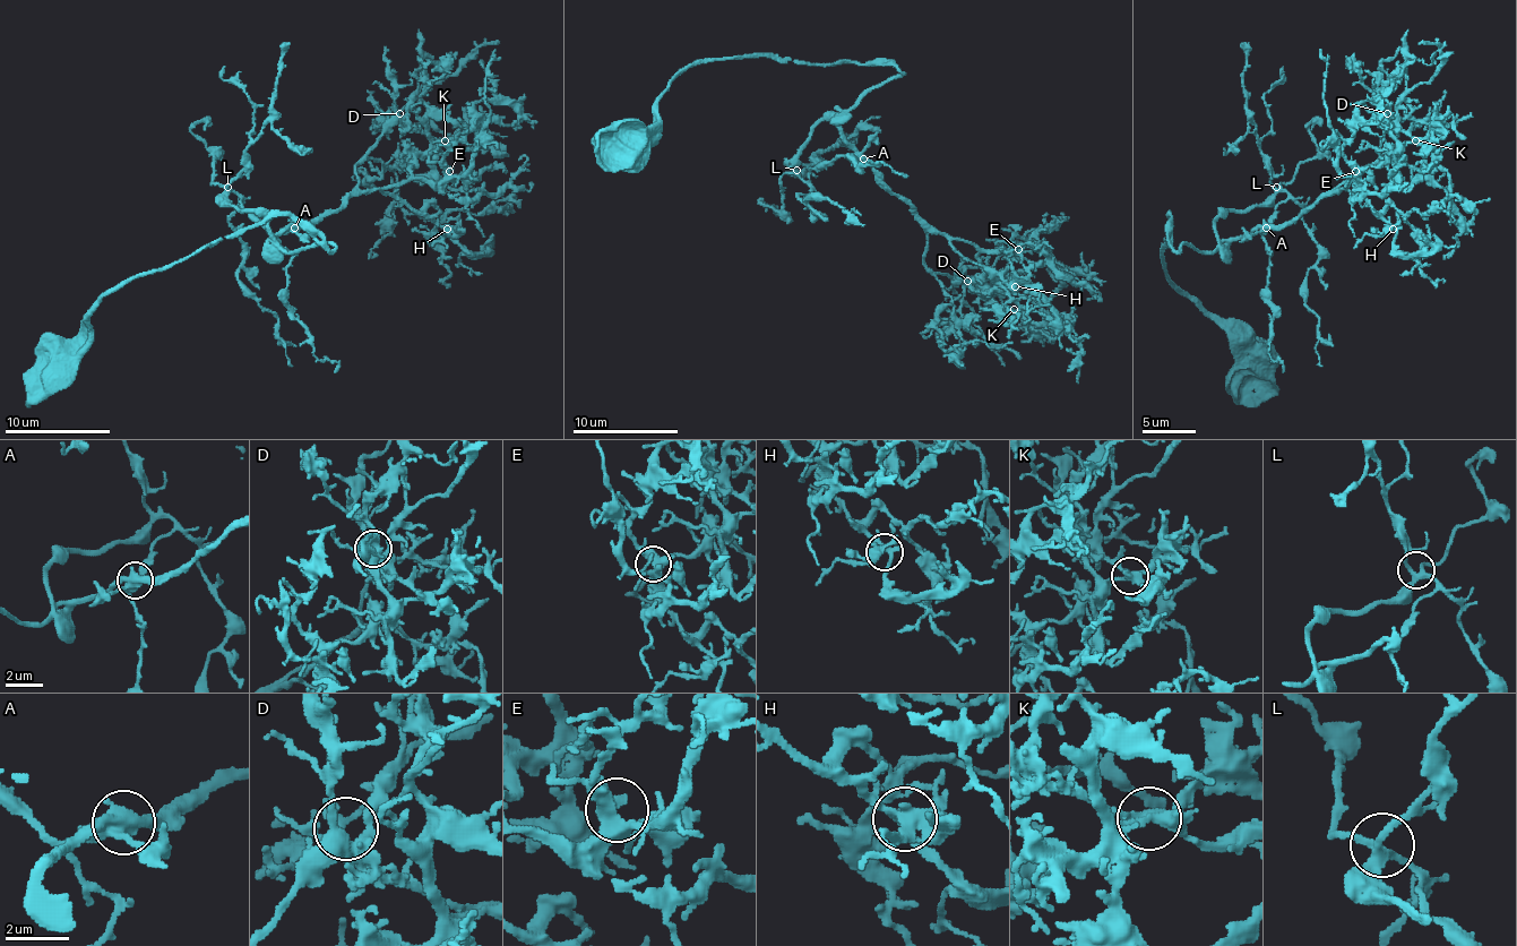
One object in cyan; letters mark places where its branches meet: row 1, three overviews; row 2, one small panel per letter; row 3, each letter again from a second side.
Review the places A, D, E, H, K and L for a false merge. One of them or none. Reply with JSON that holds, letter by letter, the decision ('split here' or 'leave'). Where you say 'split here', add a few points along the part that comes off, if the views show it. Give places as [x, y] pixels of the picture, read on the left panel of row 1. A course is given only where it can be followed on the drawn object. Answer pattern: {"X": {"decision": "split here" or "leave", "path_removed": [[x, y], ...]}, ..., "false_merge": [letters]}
{"A": {"decision": "leave"}, "D": {"decision": "leave"}, "E": {"decision": "leave"}, "H": {"decision": "leave"}, "K": {"decision": "leave"}, "L": {"decision": "leave"}, "false_merge": []}

